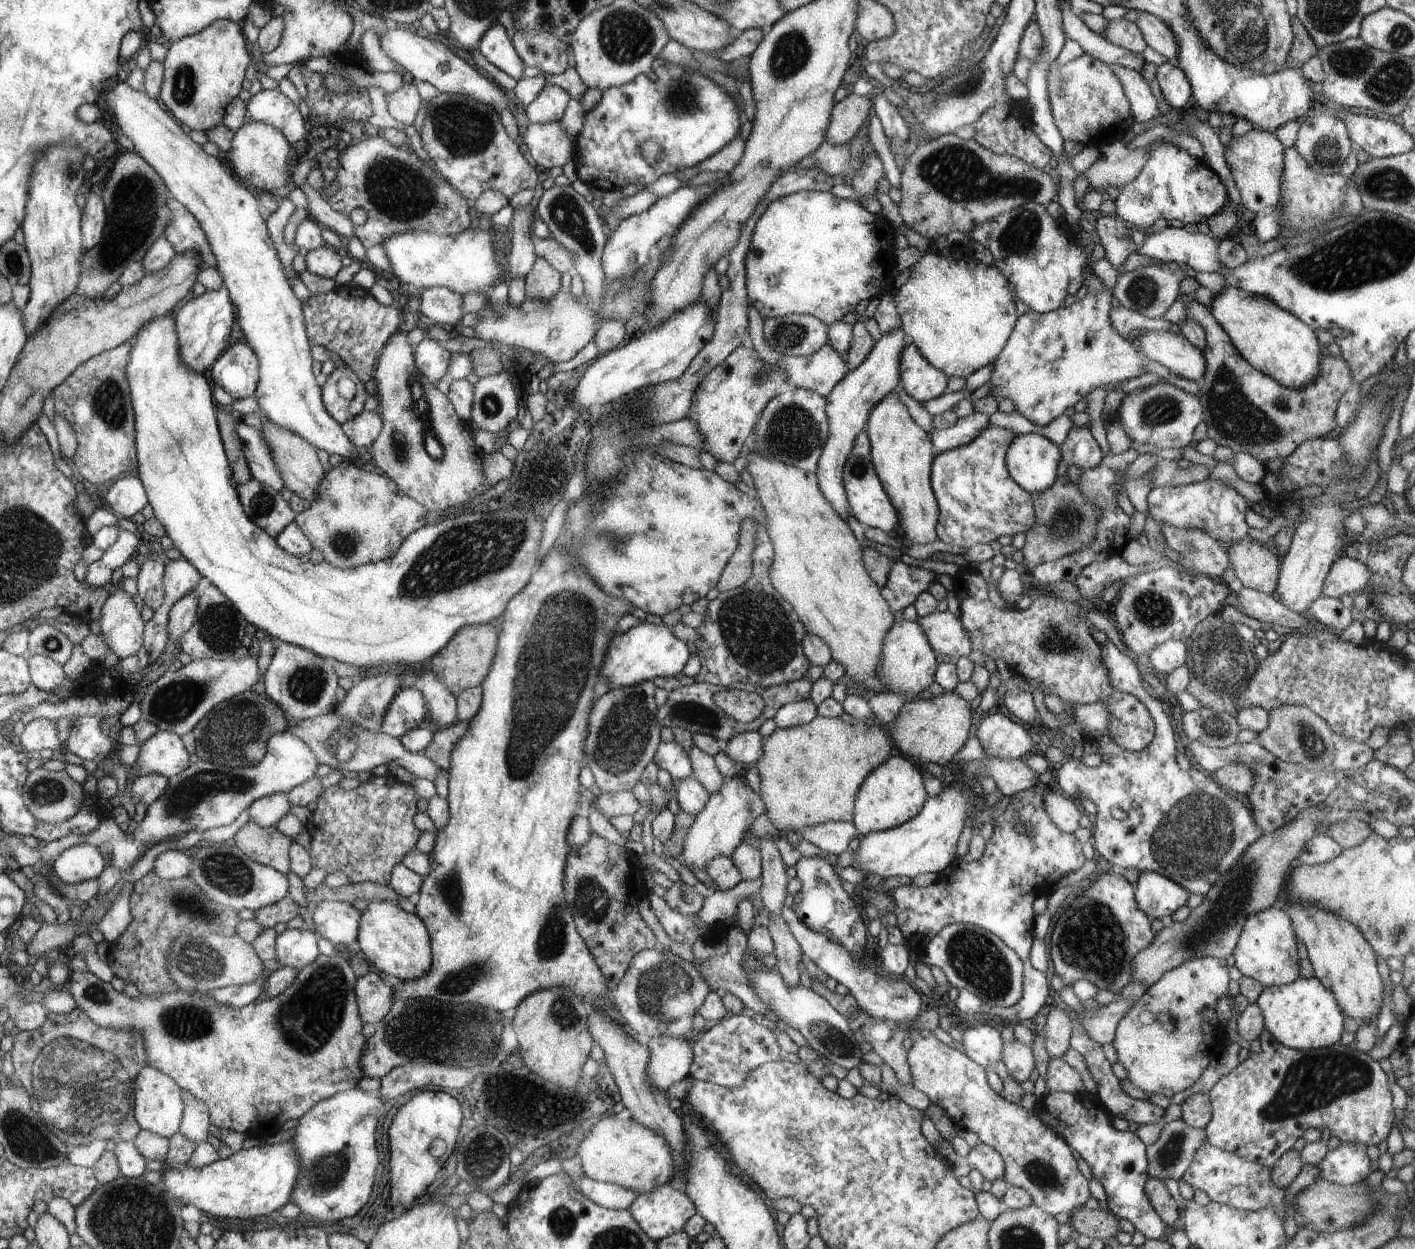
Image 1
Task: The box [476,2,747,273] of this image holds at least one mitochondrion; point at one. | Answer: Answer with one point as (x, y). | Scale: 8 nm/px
(624, 35)

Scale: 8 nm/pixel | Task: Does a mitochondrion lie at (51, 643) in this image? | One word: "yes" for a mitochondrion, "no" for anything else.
yes

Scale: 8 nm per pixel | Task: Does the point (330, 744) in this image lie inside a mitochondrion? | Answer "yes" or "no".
yes

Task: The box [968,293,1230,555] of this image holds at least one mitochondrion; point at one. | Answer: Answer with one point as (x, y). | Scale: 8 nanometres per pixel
(1064, 524)

